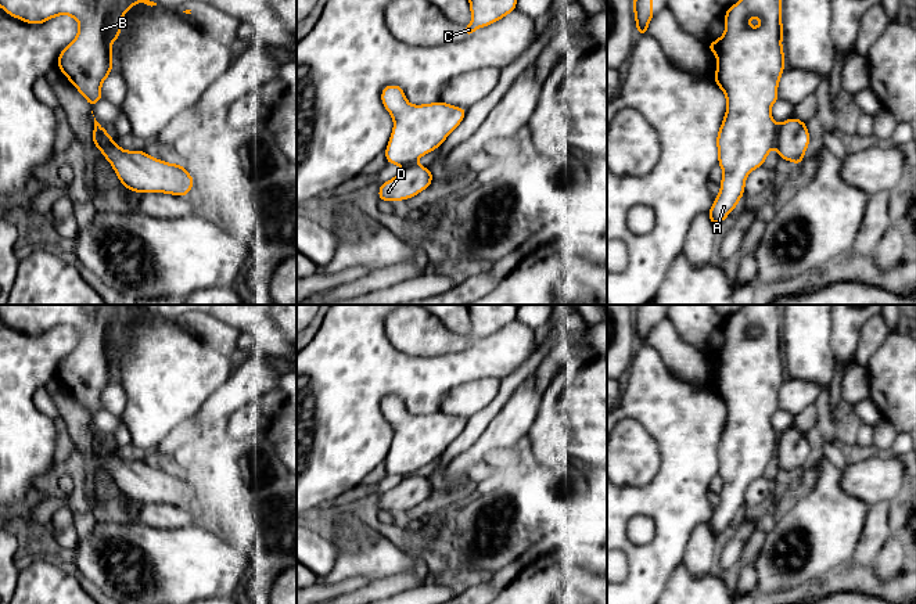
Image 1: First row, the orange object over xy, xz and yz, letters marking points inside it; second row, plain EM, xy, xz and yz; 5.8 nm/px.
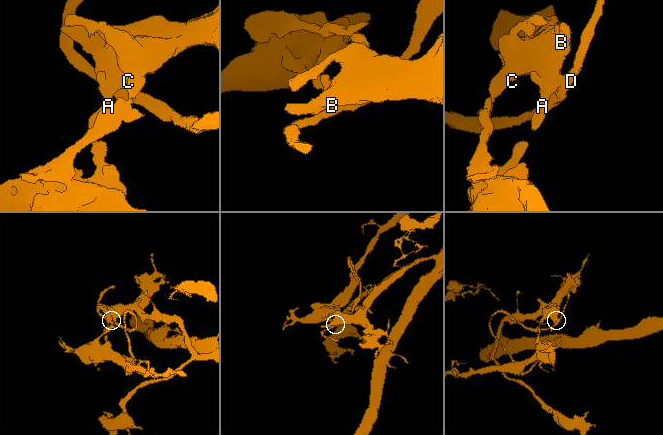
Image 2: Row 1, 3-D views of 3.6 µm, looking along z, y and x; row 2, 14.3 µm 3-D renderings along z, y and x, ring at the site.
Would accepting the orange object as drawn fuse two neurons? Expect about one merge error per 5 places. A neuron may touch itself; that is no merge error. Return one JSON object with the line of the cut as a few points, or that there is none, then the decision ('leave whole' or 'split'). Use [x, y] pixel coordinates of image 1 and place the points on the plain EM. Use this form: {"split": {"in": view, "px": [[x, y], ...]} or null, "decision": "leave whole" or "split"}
{"split": {"in": "xy", "px": [[103, 438], [94, 456]]}, "decision": "split"}

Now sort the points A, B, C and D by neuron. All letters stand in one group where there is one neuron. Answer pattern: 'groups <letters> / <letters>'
groups A B C / D

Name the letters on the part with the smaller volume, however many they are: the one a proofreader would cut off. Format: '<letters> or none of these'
D

